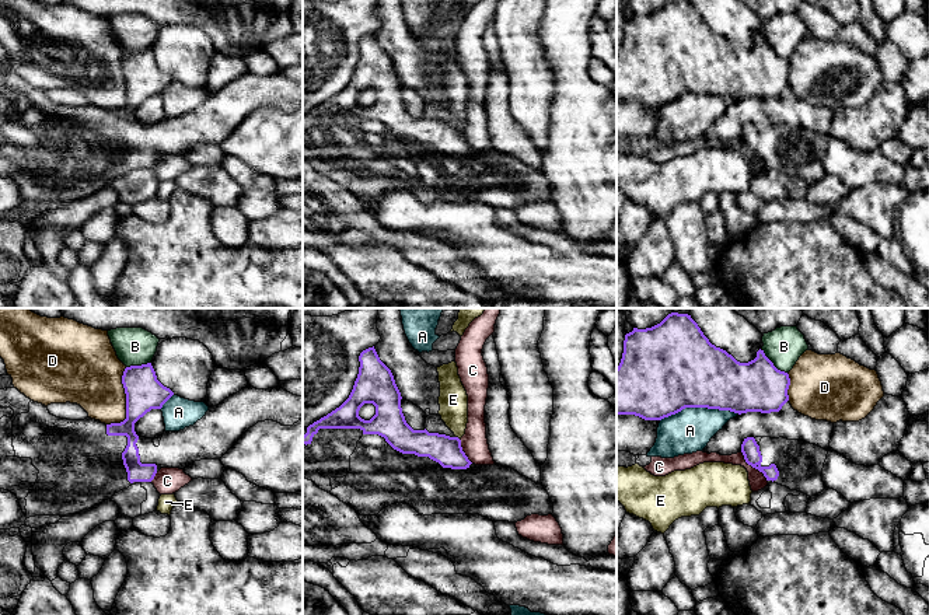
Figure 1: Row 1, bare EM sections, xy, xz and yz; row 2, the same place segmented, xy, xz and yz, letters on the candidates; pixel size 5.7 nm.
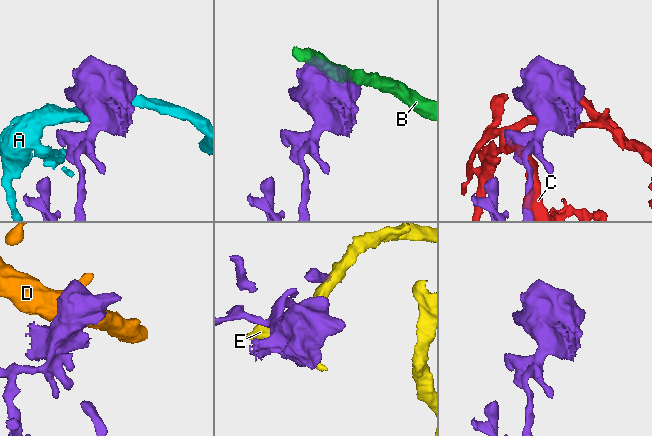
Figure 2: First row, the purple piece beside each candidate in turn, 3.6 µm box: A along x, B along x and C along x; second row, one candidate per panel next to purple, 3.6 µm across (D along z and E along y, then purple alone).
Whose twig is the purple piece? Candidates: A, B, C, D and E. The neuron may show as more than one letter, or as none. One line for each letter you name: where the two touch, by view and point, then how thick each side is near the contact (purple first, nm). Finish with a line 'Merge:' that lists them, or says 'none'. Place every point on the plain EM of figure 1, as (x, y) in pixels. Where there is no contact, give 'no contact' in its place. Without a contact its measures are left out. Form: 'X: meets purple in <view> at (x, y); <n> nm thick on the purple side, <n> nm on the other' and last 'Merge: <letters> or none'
Merge: none

